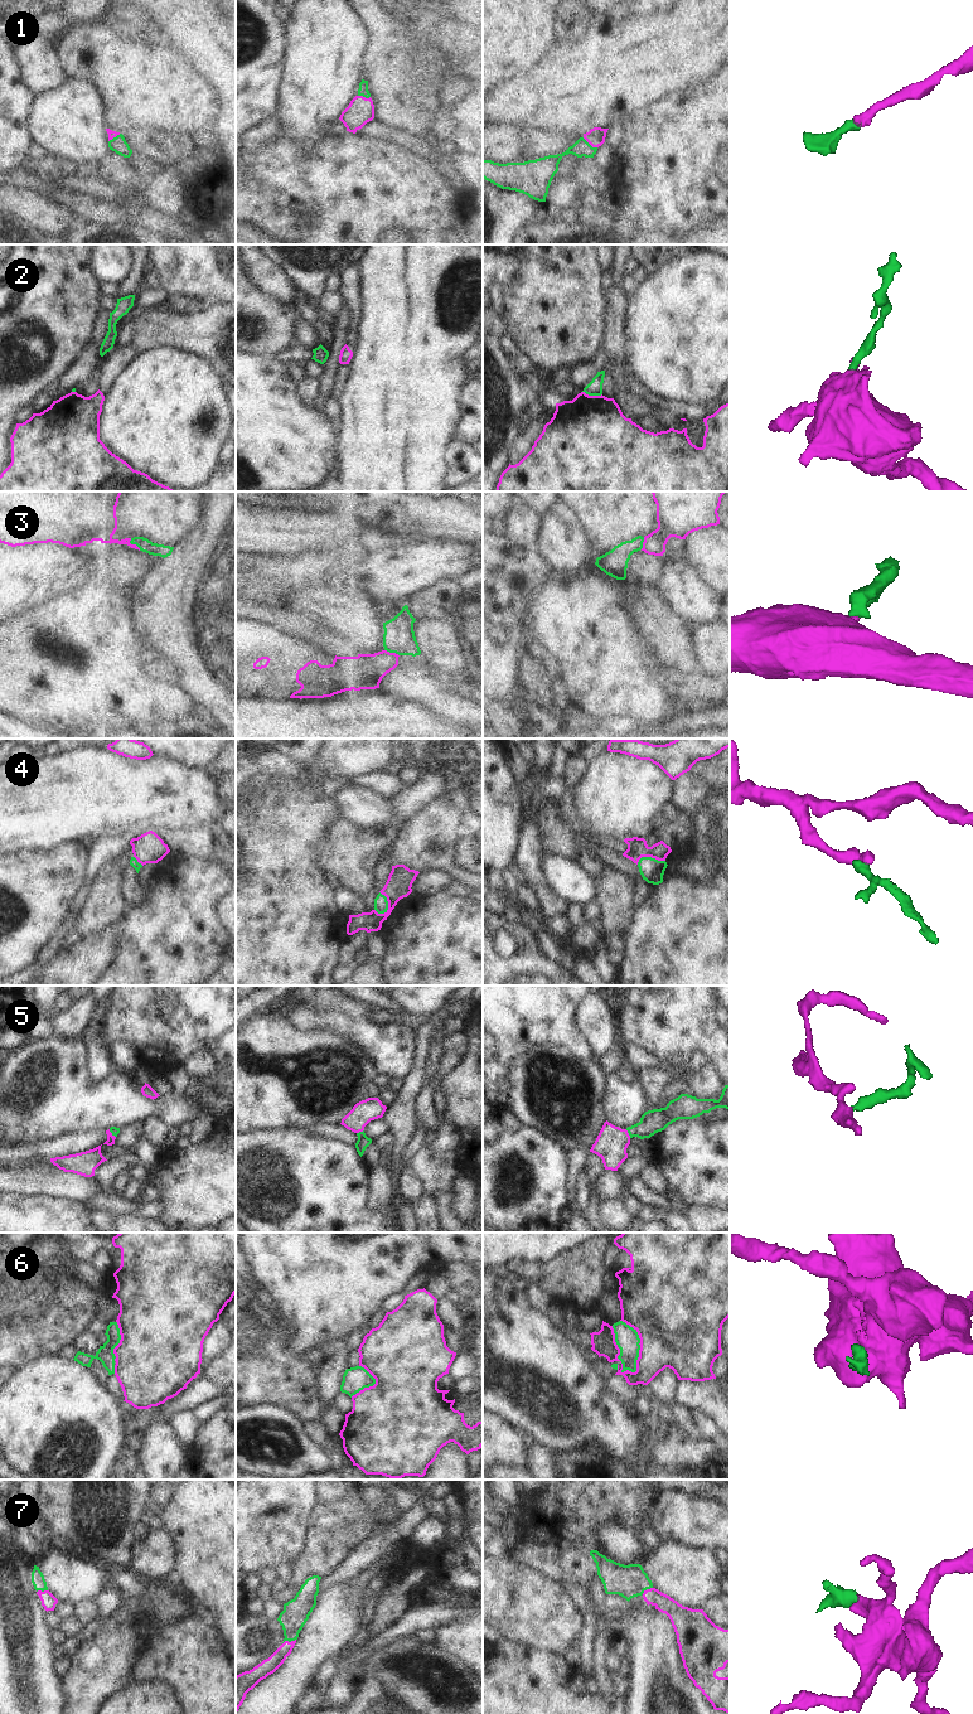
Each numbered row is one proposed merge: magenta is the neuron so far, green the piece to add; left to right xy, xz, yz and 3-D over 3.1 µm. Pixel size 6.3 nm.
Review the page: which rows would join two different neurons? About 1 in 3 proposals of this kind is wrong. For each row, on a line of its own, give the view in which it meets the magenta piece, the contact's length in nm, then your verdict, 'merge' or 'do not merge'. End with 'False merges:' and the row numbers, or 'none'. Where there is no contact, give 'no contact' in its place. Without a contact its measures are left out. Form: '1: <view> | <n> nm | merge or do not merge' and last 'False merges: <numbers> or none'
1: yz | 120 nm | merge
2: yz | 130 nm | do not merge
3: xy | 100 nm | merge
4: xz | 150 nm | do not merge
5: yz | 70 nm | merge
6: yz | 360 nm | do not merge
7: xz | 90 nm | merge
False merges: 2, 4, 6

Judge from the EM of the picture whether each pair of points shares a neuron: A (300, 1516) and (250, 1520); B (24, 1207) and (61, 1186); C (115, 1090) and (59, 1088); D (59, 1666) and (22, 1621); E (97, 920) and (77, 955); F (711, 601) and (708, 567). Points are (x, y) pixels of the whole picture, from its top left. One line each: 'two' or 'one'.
A: one
B: two
C: one
D: two
E: two
F: two

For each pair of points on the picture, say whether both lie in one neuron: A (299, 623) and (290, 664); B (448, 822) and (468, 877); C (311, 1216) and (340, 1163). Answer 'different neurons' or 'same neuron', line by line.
A: different neurons
B: same neuron
C: same neuron

